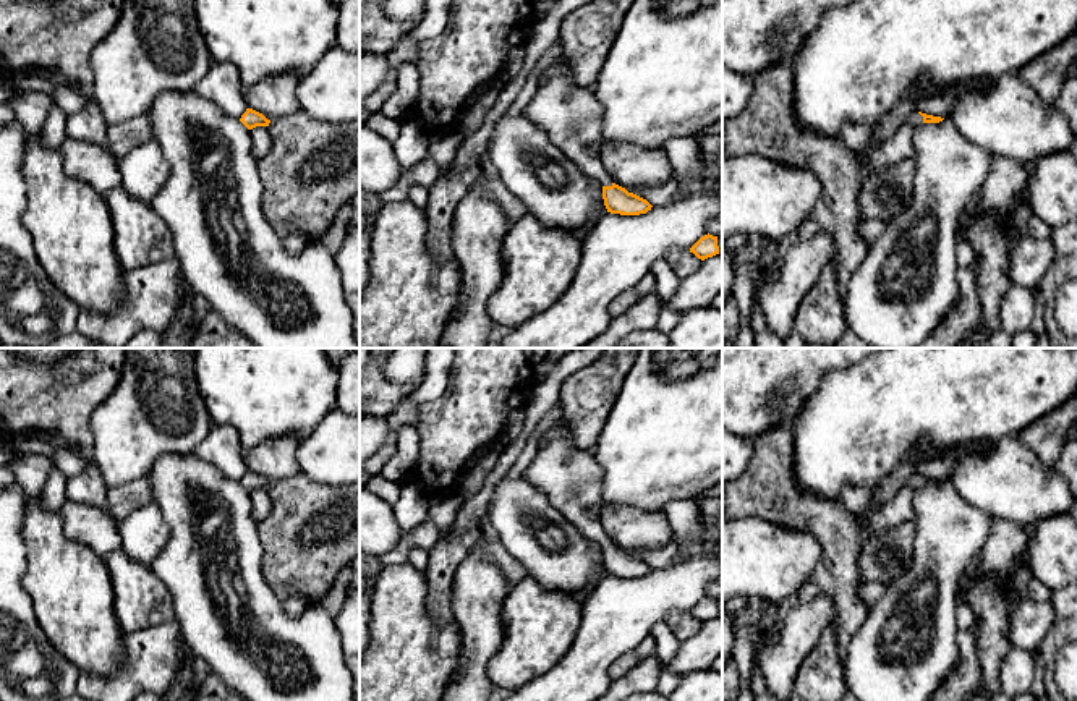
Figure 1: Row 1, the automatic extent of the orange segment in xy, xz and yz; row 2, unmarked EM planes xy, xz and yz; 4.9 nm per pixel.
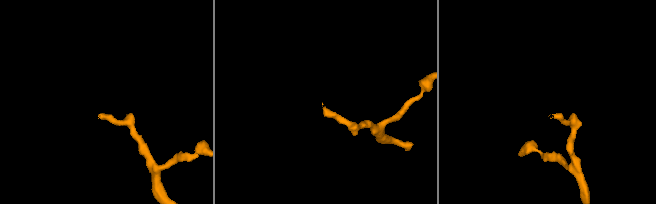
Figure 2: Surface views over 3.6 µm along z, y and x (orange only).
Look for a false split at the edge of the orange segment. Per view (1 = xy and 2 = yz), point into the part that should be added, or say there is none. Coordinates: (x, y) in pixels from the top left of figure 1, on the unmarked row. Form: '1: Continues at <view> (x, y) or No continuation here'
1: No continuation here
2: Continues at yz (915, 481)

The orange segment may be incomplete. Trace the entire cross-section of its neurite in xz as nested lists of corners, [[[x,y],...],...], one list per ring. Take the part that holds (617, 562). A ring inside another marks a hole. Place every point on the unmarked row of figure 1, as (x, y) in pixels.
[[[559,432],[538,447],[523,474],[585,537],[601,546],[607,575],[640,578],[651,573],[646,562],[615,547],[599,523],[604,469],[591,452],[580,450]]]

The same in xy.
[[[246,471],[246,474],[241,478],[240,484],[248,491],[253,492],[256,489],[269,489],[270,482],[267,482],[262,476]]]

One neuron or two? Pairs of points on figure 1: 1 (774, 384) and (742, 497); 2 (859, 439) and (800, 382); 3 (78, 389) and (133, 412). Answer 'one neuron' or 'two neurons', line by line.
1: two neurons
2: two neurons
3: two neurons

